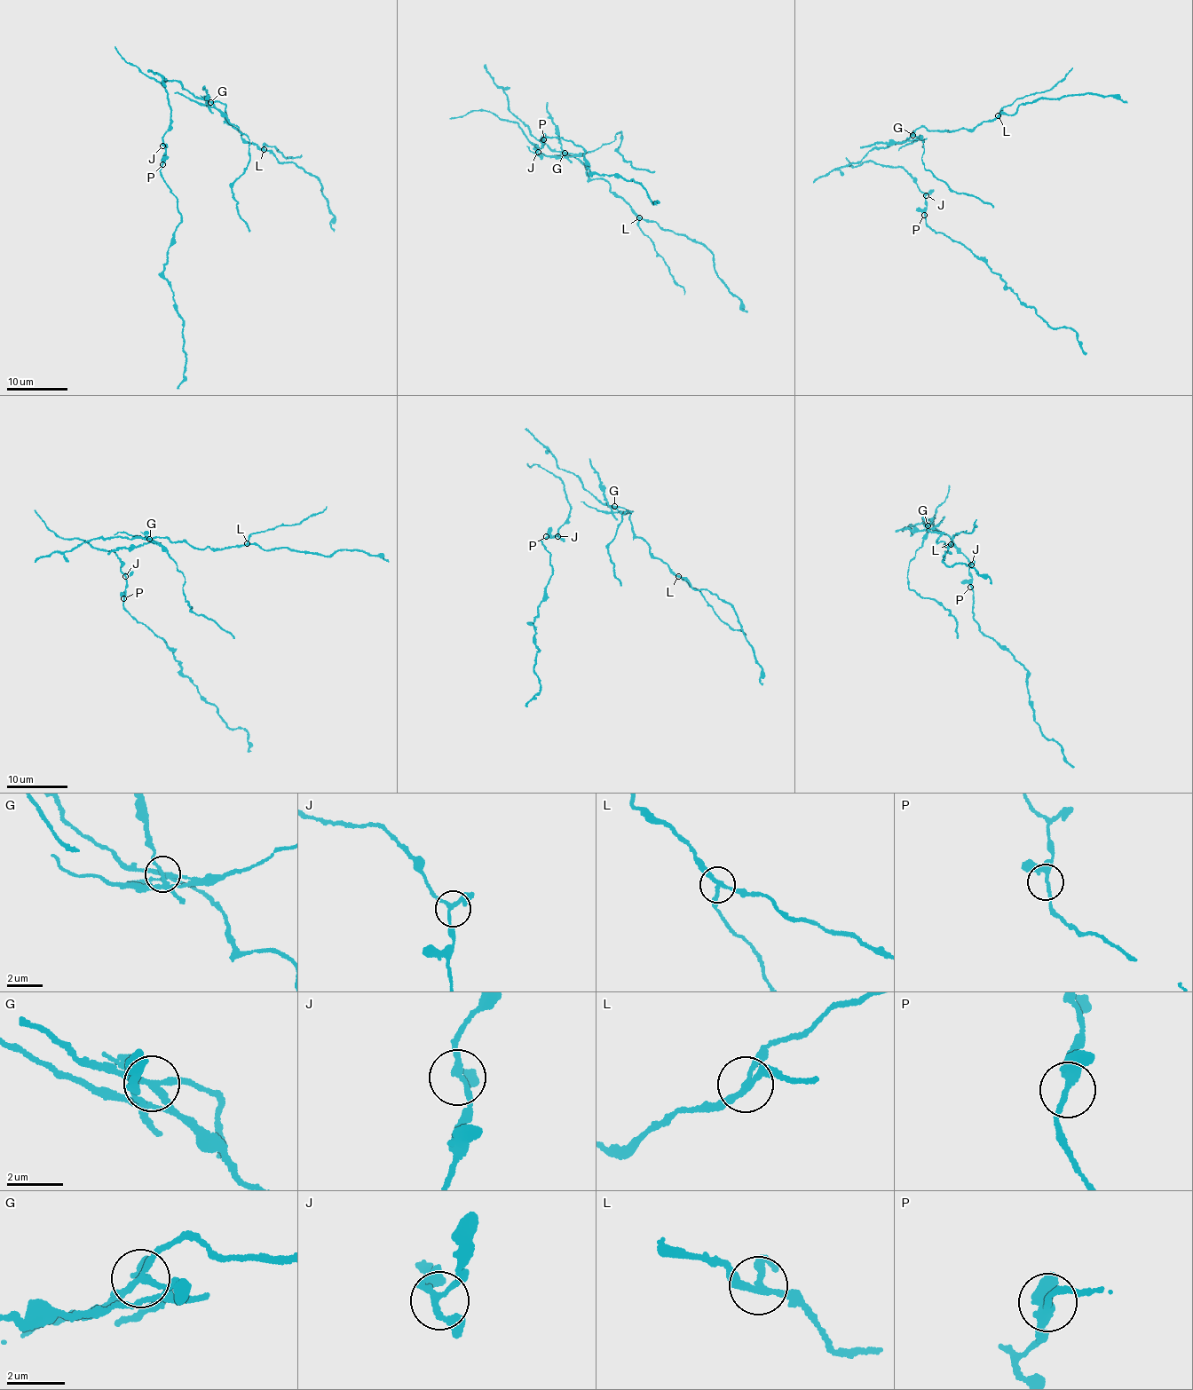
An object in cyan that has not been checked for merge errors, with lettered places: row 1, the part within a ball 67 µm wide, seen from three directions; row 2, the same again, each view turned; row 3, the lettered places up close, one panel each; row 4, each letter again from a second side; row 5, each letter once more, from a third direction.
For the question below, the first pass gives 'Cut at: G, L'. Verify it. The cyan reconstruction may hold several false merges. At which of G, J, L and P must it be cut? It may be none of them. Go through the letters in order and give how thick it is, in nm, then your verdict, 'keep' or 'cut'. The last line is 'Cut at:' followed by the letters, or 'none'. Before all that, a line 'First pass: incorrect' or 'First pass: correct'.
First pass: correct
G: 190 nm | cut
J: 190 nm | keep
L: 190 nm | cut
P: 200 nm | keep
Cut at: G, L

